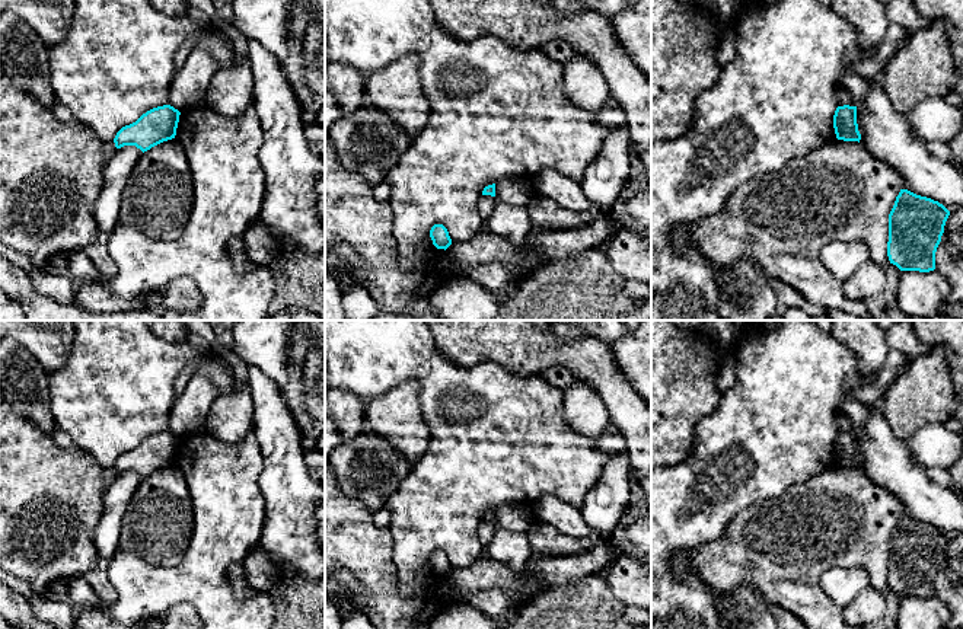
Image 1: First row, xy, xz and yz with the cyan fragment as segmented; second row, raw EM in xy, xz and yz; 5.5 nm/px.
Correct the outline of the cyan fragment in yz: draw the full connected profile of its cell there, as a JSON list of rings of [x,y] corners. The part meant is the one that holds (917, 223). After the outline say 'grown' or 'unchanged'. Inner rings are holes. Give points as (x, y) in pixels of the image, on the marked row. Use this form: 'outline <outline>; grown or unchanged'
outline [[[900,189],[889,214],[890,264],[900,271],[934,271],[948,215],[950,211],[938,201]]]; unchanged

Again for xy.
outline [[[170,105],[153,108],[117,132],[115,147],[135,146],[144,153],[163,141],[172,140],[176,135],[179,115],[181,112]]]; unchanged

